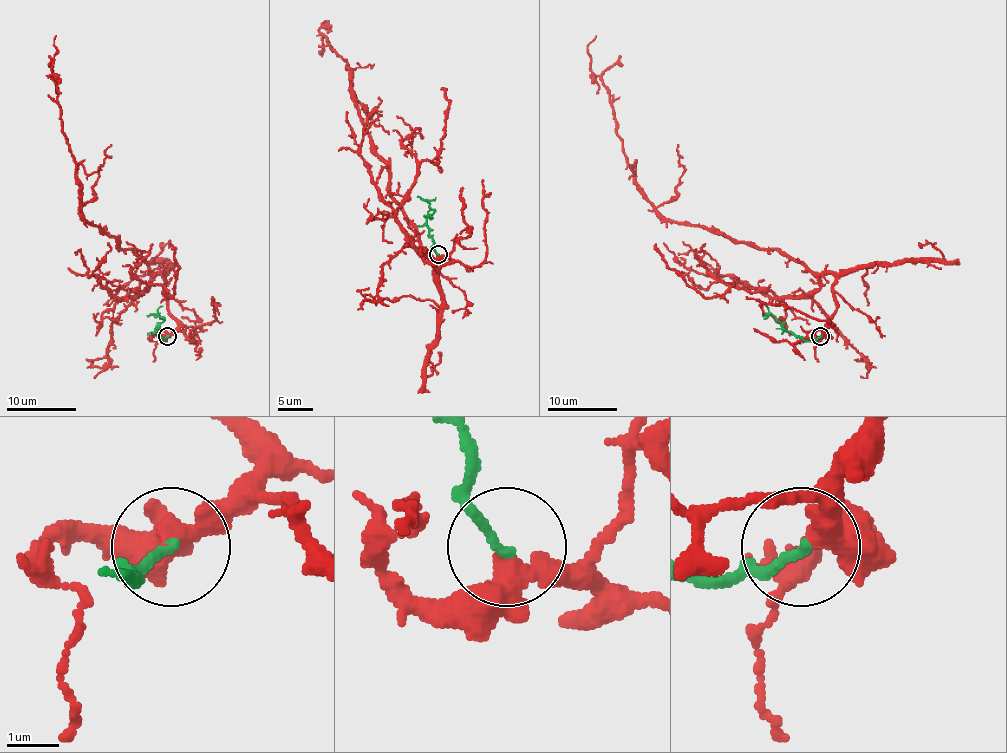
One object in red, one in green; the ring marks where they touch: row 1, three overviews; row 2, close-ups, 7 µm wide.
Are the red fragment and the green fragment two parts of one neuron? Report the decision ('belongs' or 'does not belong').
belongs

